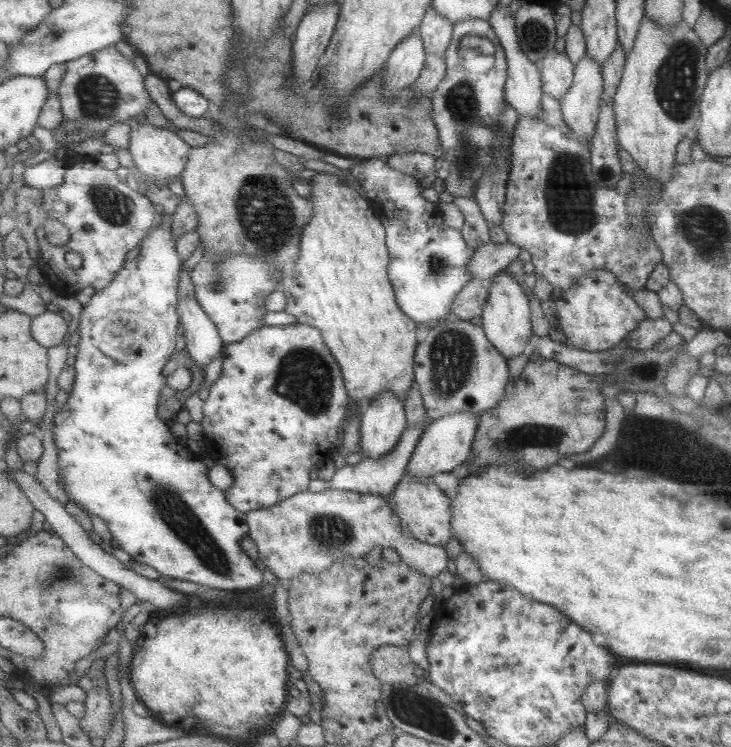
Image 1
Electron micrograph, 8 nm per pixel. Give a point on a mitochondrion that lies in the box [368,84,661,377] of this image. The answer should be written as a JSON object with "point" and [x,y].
{"point":[569,206]}

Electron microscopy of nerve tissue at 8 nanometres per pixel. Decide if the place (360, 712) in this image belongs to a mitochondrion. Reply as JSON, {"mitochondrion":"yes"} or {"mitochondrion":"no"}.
{"mitochondrion":"no"}

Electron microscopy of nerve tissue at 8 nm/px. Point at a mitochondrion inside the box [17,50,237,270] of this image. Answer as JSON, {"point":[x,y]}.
{"point":[97,98]}

